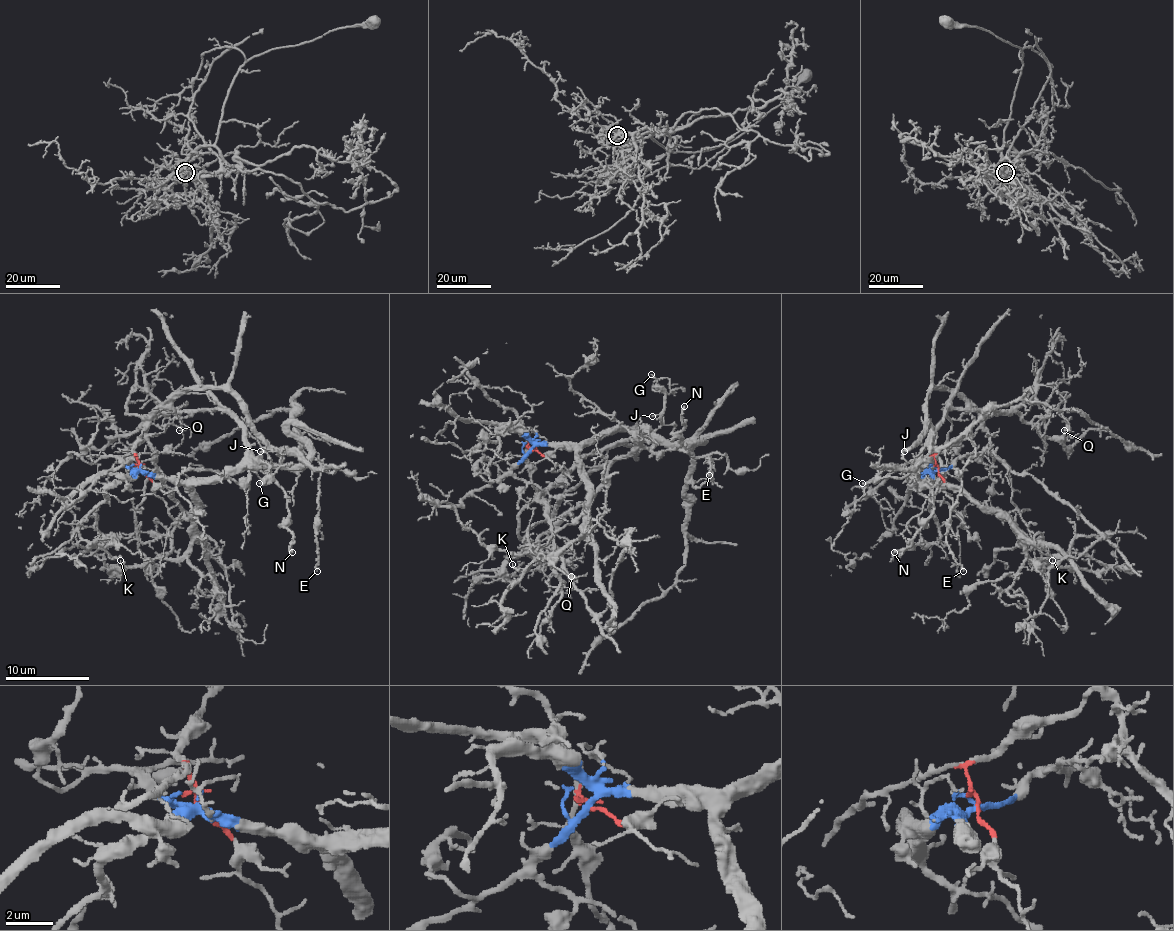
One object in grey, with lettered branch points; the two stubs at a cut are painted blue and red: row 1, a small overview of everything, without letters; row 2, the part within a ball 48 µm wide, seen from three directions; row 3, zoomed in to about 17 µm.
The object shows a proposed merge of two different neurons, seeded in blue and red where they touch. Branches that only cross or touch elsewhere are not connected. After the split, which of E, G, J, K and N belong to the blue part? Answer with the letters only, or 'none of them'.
G, J, K

